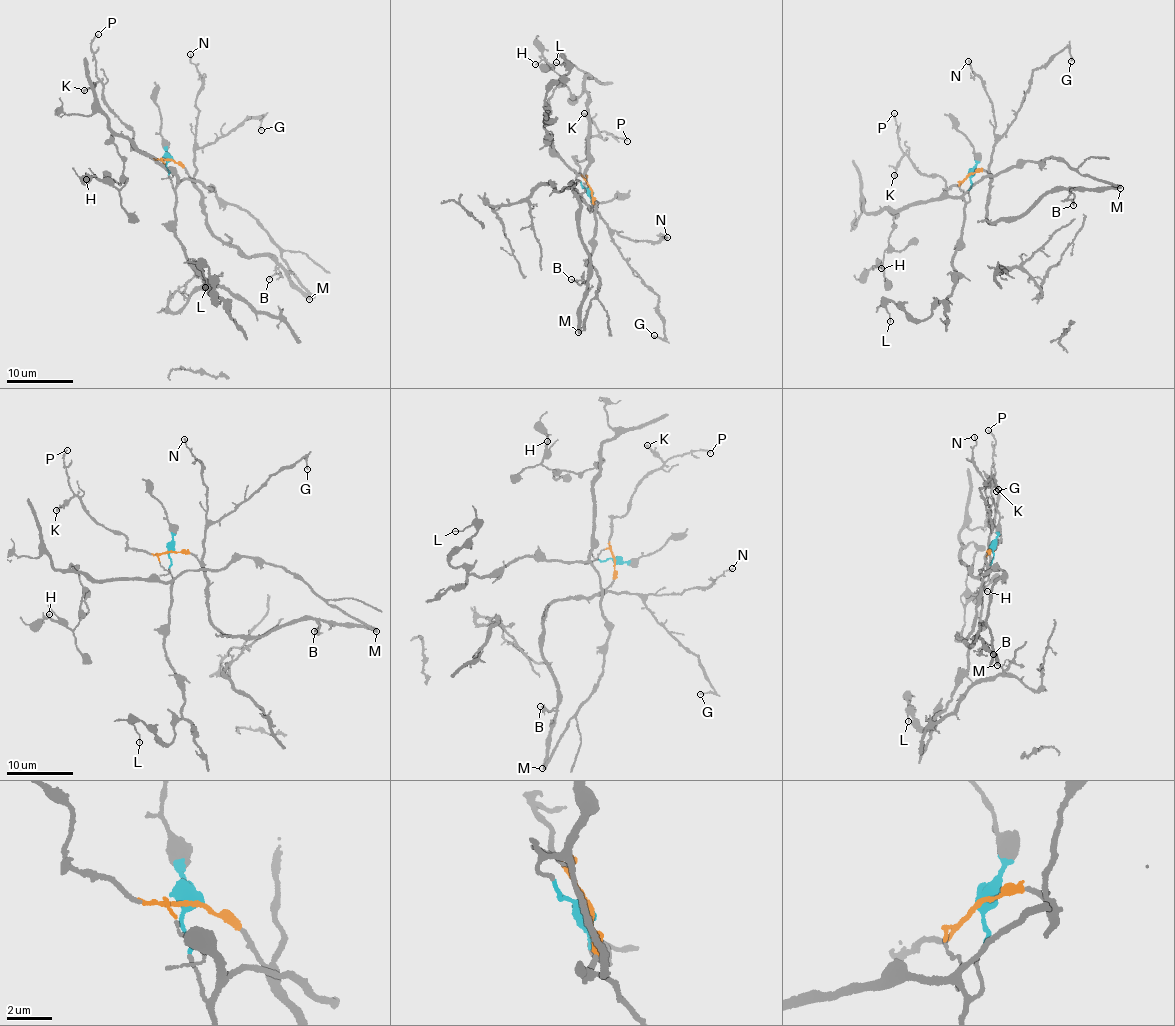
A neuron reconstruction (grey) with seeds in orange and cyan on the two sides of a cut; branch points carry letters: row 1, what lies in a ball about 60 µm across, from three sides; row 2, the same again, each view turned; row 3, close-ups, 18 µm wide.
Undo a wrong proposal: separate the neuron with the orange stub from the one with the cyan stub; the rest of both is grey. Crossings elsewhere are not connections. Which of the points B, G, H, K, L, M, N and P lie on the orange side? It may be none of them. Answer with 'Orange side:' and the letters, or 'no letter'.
Orange side: B, G, K, M, N, P

